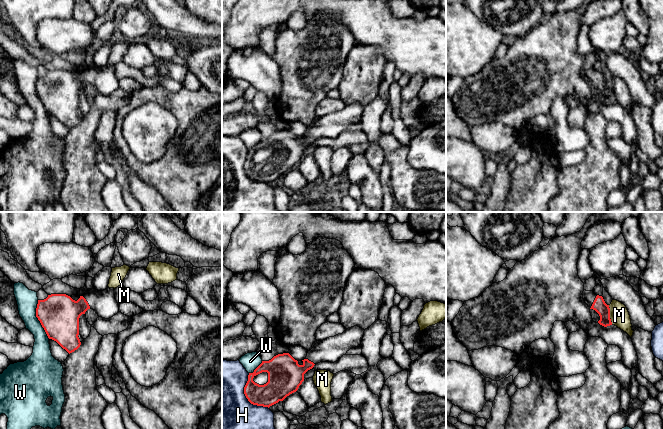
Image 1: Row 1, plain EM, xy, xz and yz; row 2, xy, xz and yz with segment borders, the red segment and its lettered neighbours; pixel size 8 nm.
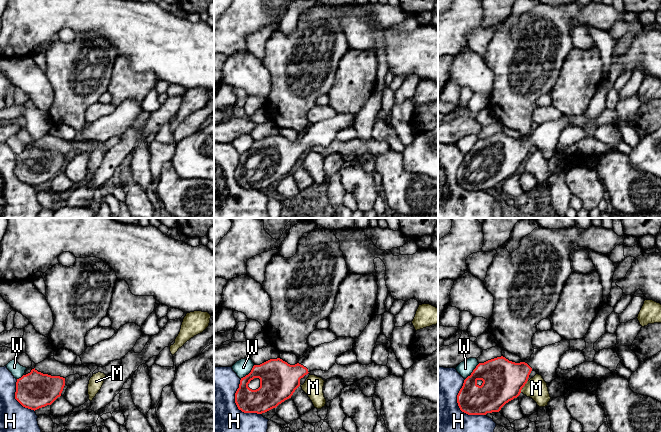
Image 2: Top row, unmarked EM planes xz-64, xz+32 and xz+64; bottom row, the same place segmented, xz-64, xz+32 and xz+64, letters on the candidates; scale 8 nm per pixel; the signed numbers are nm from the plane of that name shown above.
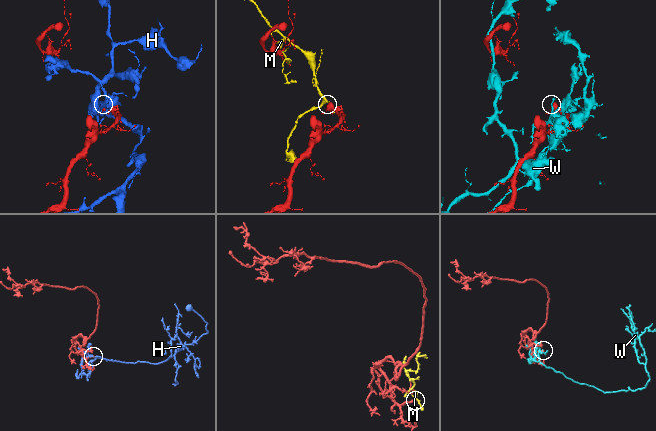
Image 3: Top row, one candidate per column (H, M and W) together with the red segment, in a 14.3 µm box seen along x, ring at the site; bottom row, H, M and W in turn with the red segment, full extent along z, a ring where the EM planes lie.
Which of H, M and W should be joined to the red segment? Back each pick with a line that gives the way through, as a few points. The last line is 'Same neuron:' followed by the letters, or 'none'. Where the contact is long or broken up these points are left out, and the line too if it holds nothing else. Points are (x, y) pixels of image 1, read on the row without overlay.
Same neuron: none

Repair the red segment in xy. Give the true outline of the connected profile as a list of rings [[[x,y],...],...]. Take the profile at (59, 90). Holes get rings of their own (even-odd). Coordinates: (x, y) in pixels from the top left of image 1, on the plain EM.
[[[107,64],[103,67],[92,65],[85,68],[75,77],[66,70],[51,70],[44,76],[38,76],[36,93],[40,97],[49,115],[56,117],[69,130],[77,126],[80,121],[79,94],[88,85],[96,87],[99,93],[109,95],[119,88],[119,80],[114,71],[114,64]]]

